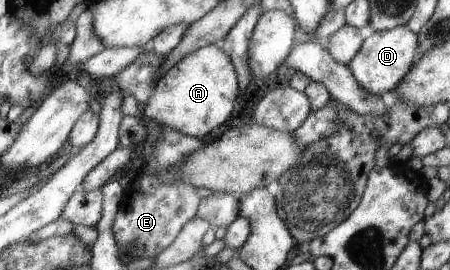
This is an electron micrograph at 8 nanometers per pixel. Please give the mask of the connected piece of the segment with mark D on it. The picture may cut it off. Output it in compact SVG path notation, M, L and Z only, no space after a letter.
M404 24L390 30L371 32L371 35L362 41L360 49L347 64L349 73L354 77L356 85L380 97L383 93L396 89L402 77L416 63L416 45L418 45L416 34L408 31Z

